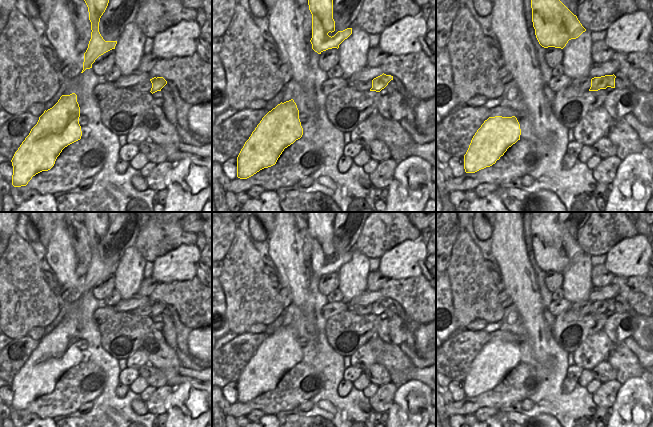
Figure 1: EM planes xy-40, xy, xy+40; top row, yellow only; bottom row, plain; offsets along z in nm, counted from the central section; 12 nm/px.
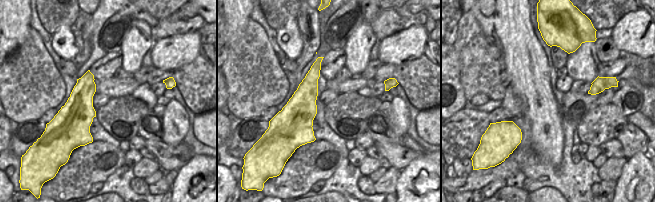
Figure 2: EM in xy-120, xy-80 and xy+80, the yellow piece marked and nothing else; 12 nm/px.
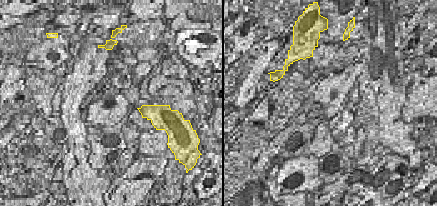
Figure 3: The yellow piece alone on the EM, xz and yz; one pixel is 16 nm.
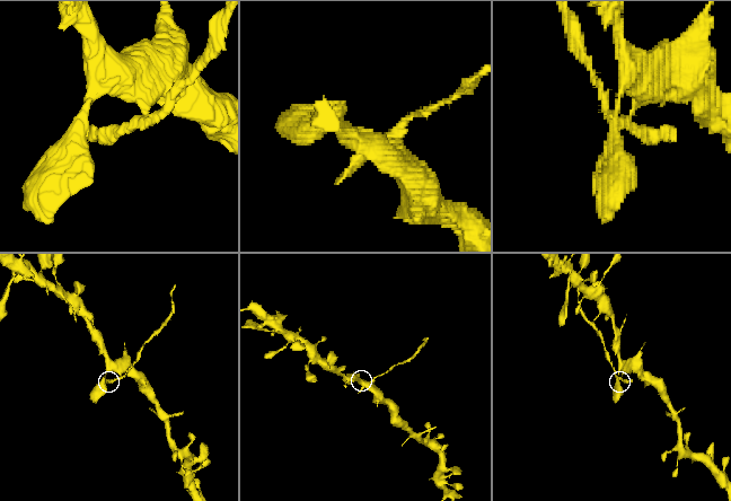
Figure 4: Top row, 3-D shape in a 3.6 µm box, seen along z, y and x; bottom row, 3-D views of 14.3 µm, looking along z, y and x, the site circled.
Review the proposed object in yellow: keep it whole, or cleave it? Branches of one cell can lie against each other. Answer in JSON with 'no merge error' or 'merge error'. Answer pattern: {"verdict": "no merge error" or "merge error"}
{"verdict": "merge error"}

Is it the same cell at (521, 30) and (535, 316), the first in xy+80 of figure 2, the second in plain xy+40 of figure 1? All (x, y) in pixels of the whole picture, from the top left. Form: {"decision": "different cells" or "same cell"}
{"decision": "same cell"}

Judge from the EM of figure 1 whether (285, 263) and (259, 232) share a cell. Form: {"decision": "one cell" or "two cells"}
{"decision": "two cells"}

